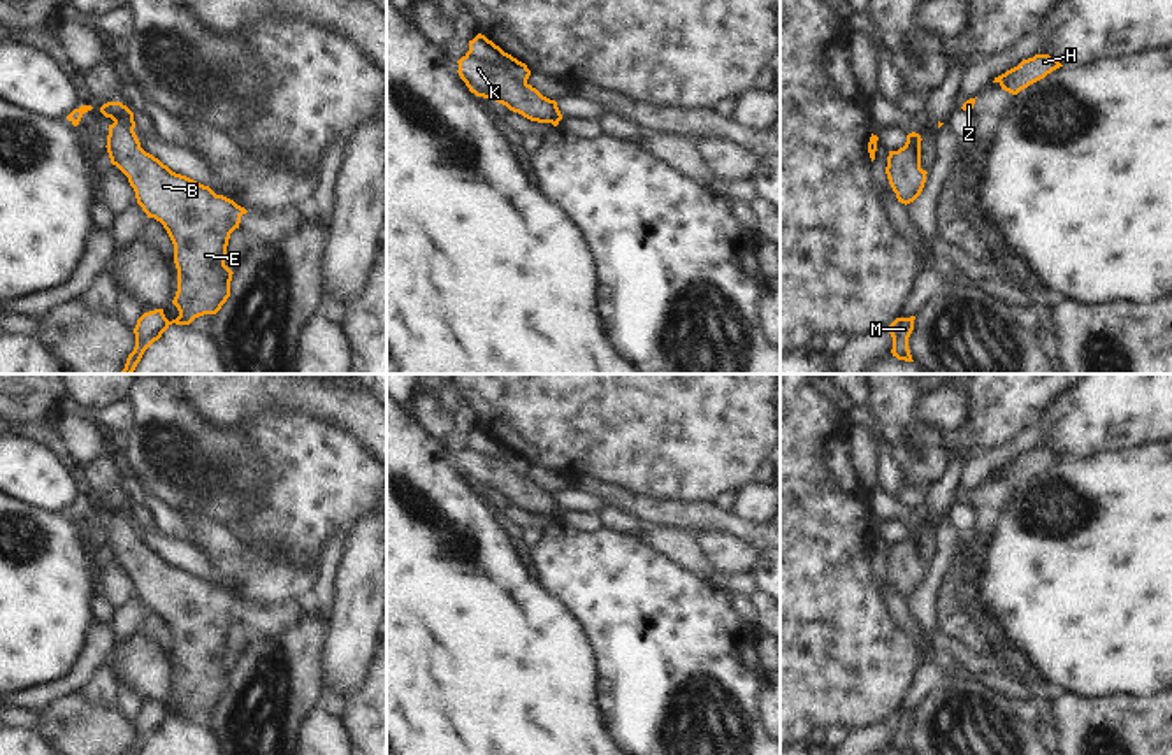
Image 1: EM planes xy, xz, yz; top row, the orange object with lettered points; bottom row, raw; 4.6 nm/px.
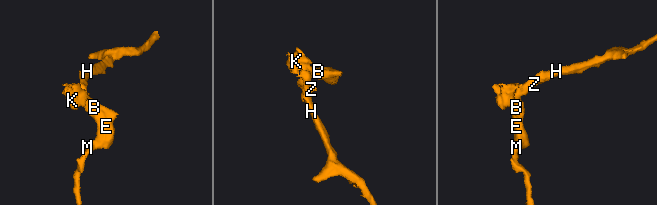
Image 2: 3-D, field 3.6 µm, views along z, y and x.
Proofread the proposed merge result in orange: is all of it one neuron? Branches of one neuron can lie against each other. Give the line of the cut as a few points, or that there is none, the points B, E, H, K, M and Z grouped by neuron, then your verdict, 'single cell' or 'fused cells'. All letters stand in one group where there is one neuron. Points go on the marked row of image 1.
cut none; groups B E H K M Z; single cell

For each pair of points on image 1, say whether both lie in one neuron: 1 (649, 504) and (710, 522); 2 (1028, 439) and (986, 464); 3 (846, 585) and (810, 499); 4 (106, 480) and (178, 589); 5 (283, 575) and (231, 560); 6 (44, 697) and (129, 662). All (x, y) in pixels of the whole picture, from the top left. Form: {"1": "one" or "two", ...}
{"1": "one", "2": "one", "3": "one", "4": "two", "5": "one", "6": "two"}

